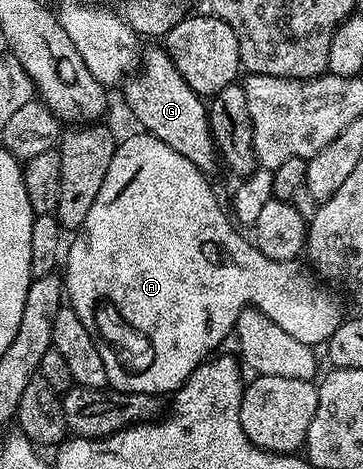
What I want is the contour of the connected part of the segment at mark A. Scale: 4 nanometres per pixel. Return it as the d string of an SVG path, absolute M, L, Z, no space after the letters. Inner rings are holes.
M136 133L131 135L130 138L124 139L122 137L118 141L115 156L111 156L111 166L107 168L107 176L103 176L103 188L99 188L99 196L95 196L95 204L91 204L91 212L87 212L87 220L83 220L81 229L72 235L73 243L70 246L68 243L67 253L63 258L63 270L65 266L63 290L67 295L68 305L73 307L73 311L79 316L79 320L83 320L87 332L91 332L91 340L95 340L95 348L99 348L99 357L103 359L103 368L107 368L109 386L114 390L122 390L128 394L164 396L165 393L168 395L170 392L177 391L181 387L182 381L191 376L191 372L196 366L206 361L220 347L221 342L234 333L236 318L245 306L253 306L259 312L265 313L275 324L279 324L279 327L283 328L288 335L295 336L303 344L317 348L320 347L320 342L321 345L328 343L329 337L337 331L337 327L343 321L343 313L341 314L336 300L333 299L332 292L334 293L334 291L320 281L317 281L318 283L313 282L313 278L315 279L314 271L308 265L305 265L306 267L300 266L300 261L276 262L267 256L263 256L261 249L250 239L248 242L240 234L242 231L236 225L233 225L233 227L229 224L231 218L226 207L225 210L221 207L216 192L209 187L209 182L205 179L208 177L198 166L191 164L191 160L187 160L187 156L179 156L179 152L175 152L175 148L167 148L167 144L163 144L163 140L159 140L153 134ZM117 314L131 329L138 330L149 341L149 346L153 349L153 359L149 362L149 370L129 370L129 365L133 362L132 356L121 354L120 348L117 347L116 336L109 331L109 325L116 320Z

